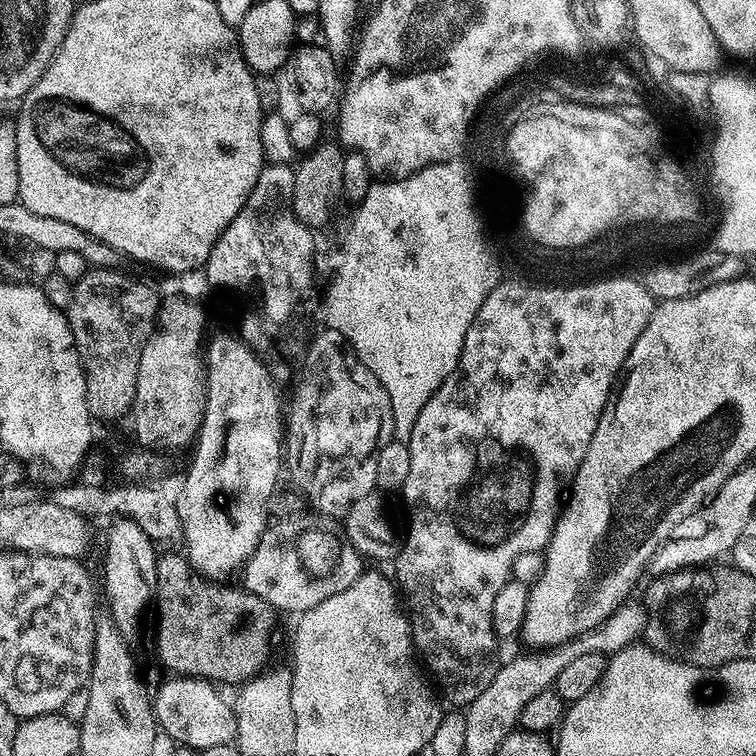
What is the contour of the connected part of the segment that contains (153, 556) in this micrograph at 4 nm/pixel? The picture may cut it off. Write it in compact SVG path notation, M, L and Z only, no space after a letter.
M117 516L108 528L108 549L104 552L104 588L108 594L111 615L117 621L132 620L144 612L144 607L153 603L156 595L156 561L158 559L157 545L148 537L146 530L138 526L130 517Z

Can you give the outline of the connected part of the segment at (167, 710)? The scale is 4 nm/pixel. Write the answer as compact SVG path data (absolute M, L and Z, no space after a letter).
M169 677L154 694L153 708L159 729L183 747L199 744L205 749L235 741L237 730L235 709L222 698L211 681L196 677Z

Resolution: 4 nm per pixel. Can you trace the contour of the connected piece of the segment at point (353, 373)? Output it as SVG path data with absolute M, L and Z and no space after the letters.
M320 330L320 333L311 337L306 351L303 353L304 361L300 364L300 373L296 376L296 385L292 388L292 401L286 404L286 472L290 476L296 472L295 480L300 480L300 488L298 489L301 496L309 505L312 504L321 512L324 518L340 518L347 514L354 506L354 502L358 502L358 498L373 495L376 488L376 471L378 470L378 462L376 455L380 452L382 446L386 446L394 438L392 435L392 411L390 410L390 402L393 396L386 394L386 390L382 386L382 382L378 382L378 378L374 378L374 374L370 374L368 367L346 347L346 341L343 336L331 330Z

